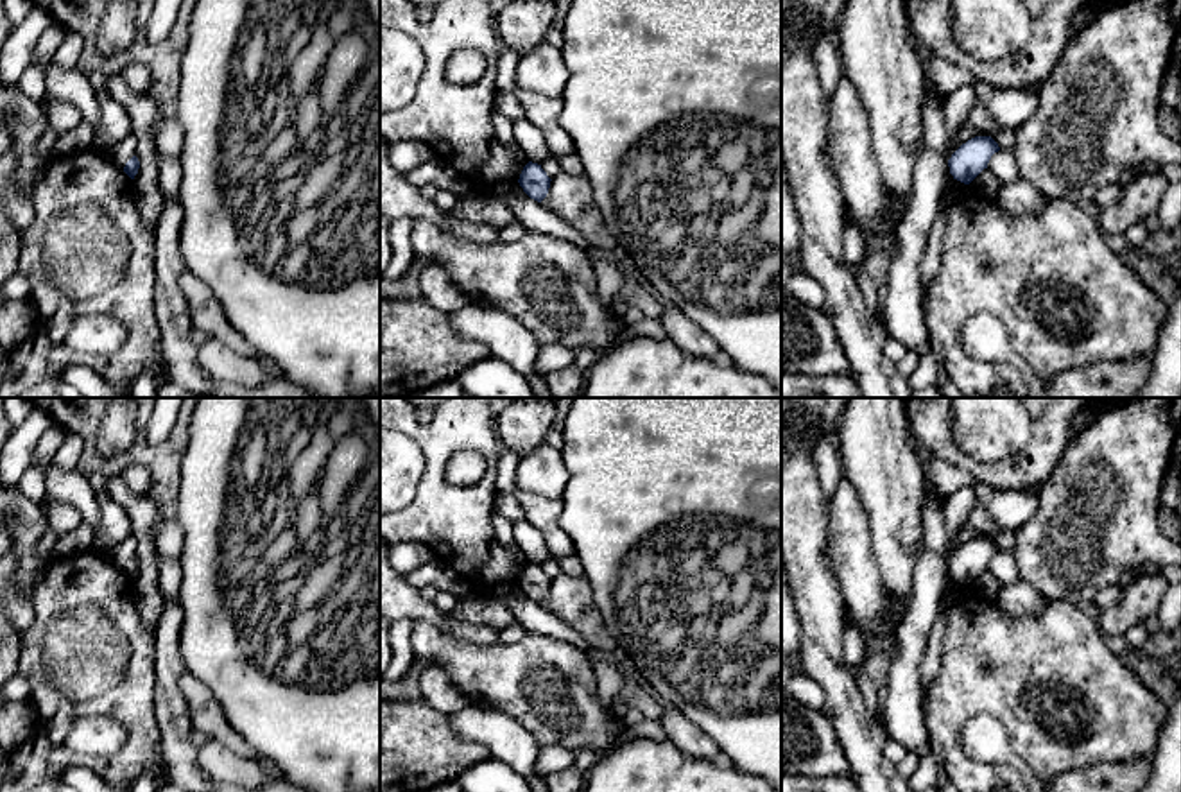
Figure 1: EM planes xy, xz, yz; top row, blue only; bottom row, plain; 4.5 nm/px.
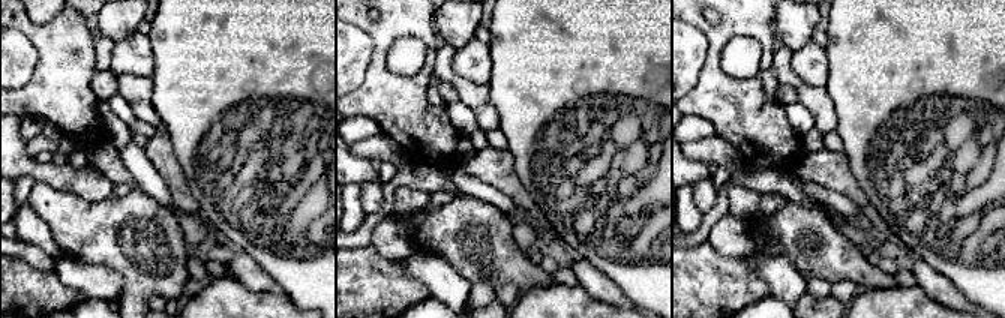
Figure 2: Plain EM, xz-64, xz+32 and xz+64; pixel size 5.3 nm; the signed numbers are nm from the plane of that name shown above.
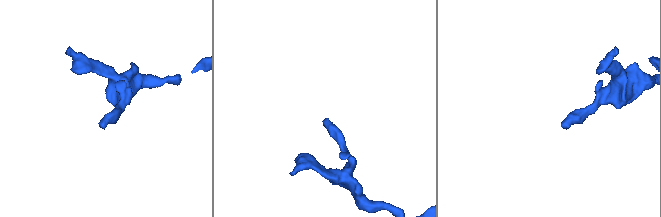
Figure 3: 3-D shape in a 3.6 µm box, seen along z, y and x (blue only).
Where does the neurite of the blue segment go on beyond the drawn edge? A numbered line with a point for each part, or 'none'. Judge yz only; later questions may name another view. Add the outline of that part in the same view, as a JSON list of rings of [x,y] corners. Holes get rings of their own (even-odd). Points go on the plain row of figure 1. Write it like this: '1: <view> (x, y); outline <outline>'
none

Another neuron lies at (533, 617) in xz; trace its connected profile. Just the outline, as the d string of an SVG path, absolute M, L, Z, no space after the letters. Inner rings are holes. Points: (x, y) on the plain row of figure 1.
M520 584L496 586L487 595L500 600L514 616L516 624L527 633L550 636L561 641L568 641L573 647L588 652L588 641L566 622L559 620L554 613L541 604L530 600Z

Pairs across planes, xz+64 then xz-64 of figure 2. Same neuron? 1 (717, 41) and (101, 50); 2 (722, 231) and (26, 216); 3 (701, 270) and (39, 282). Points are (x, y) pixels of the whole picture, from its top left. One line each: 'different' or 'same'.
1: different
2: same
3: same

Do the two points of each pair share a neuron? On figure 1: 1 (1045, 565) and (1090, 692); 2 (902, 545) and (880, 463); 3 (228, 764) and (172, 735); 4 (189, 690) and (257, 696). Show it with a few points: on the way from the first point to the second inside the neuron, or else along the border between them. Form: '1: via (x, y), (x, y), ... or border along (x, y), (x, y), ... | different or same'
1: border along (1047, 599), (1070, 601), (1090, 610) | different
2: via (895, 525), (889, 482) | same
3: border along (196, 746), (196, 757), (206, 773) | different
4: border along (187, 671), (210, 690), (233, 728) | different

